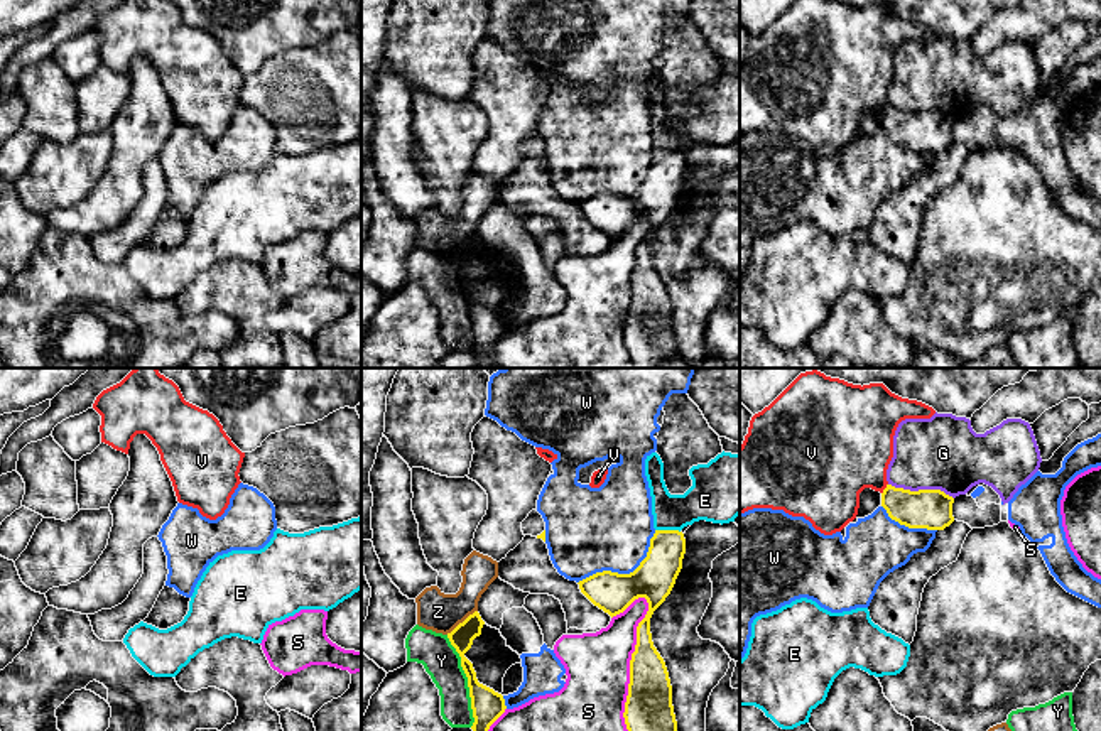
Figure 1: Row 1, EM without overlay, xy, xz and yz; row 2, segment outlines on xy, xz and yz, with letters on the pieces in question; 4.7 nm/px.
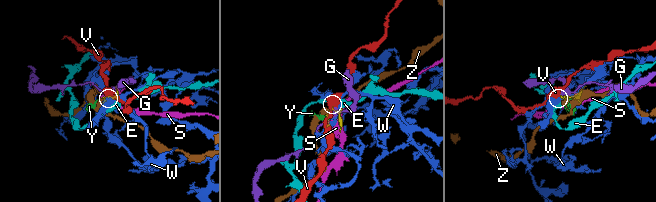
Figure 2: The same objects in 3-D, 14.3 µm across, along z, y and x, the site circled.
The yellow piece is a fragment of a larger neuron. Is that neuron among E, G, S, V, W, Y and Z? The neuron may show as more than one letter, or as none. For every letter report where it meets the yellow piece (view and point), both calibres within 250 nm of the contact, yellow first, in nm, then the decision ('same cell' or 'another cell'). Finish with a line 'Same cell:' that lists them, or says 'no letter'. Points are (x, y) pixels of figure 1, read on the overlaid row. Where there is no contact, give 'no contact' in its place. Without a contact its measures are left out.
E: xz (667, 530) | 190/200 nm | another cell
G: yz (921, 490) | 190/360 nm | another cell
S: xz (630, 664) | 220/300 nm | another cell
V: yz (885, 488) | 190/400 nm | another cell
W: xz (625, 574) | 190/400 nm | another cell
Y: xz (468, 681) | 150/170 nm | another cell
Z: xz (463, 622) | 110/190 nm | another cell
Same cell: no letter

